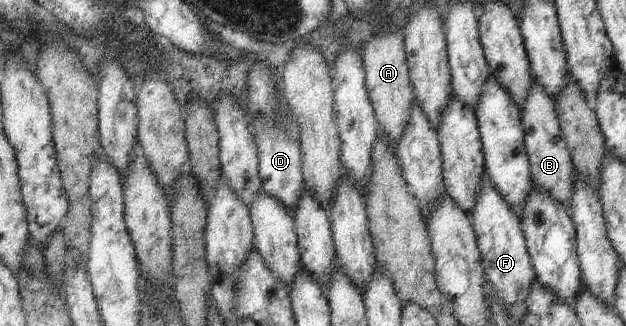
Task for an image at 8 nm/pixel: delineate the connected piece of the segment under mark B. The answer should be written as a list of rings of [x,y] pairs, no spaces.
[[[532,81],[527,98],[520,112],[523,144],[527,153],[529,165],[529,177],[531,185],[538,187],[540,191],[548,191],[552,199],[562,203],[569,213],[570,187],[574,175],[570,154],[561,136],[561,131],[555,113],[555,104],[538,84]]]

